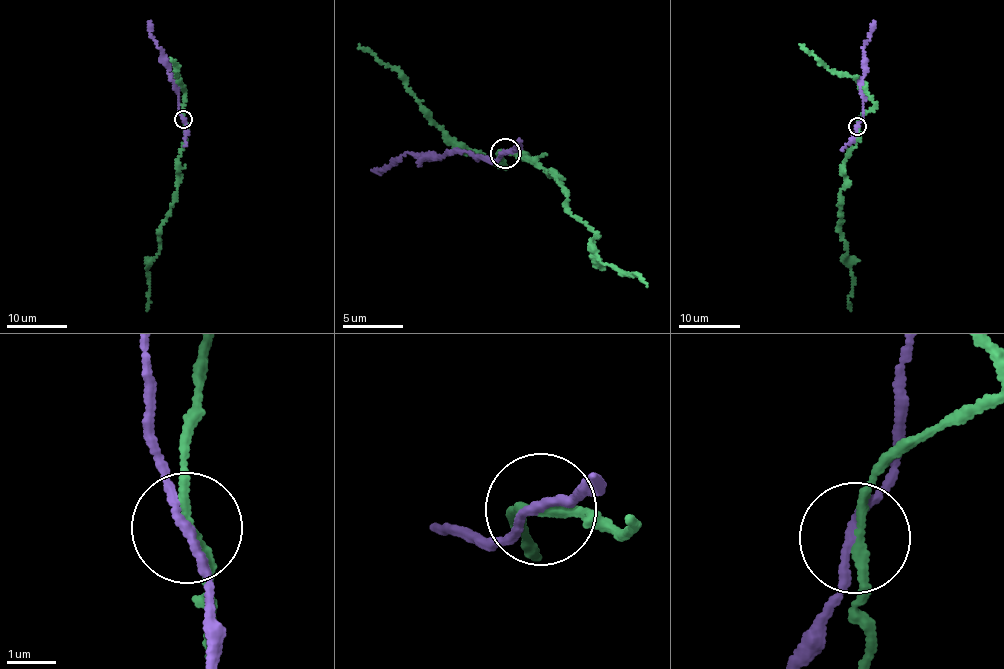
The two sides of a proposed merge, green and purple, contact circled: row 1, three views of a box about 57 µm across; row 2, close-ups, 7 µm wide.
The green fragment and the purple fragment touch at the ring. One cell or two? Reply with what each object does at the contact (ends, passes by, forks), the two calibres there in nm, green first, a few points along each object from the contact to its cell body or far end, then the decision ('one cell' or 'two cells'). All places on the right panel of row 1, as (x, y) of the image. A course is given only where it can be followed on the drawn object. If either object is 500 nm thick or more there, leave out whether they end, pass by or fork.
green passes by; purple passes by; 170 nm thick on the green side, 160 nm on the other; green runs (857, 126), (857, 145), (844, 162), (847, 185), (840, 202), (844, 257), (853, 278), (852, 310); purple runs (857, 126), (862, 116), (863, 51), (874, 22); two cells

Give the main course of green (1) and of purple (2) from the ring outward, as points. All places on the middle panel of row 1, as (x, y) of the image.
1: (505, 154), (528, 159), (559, 177), (568, 192), (567, 210), (599, 237), (602, 263), (644, 279), (647, 286)
2: (505, 154), (493, 161), (465, 151), (438, 157), (407, 152), (386, 166), (374, 169)

